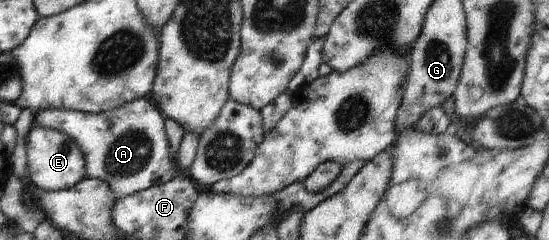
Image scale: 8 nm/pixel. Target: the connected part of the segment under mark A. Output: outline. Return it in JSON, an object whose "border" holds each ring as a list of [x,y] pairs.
{"border":[[[145,98],[124,104],[116,110],[100,114],[87,114],[79,111],[65,109],[45,109],[35,115],[36,124],[40,127],[52,128],[68,136],[80,148],[84,156],[86,177],[102,180],[119,198],[130,196],[136,192],[144,191],[152,186],[158,187],[175,178],[180,171],[180,166],[170,153],[170,144],[166,135],[164,115],[151,102]]]}

